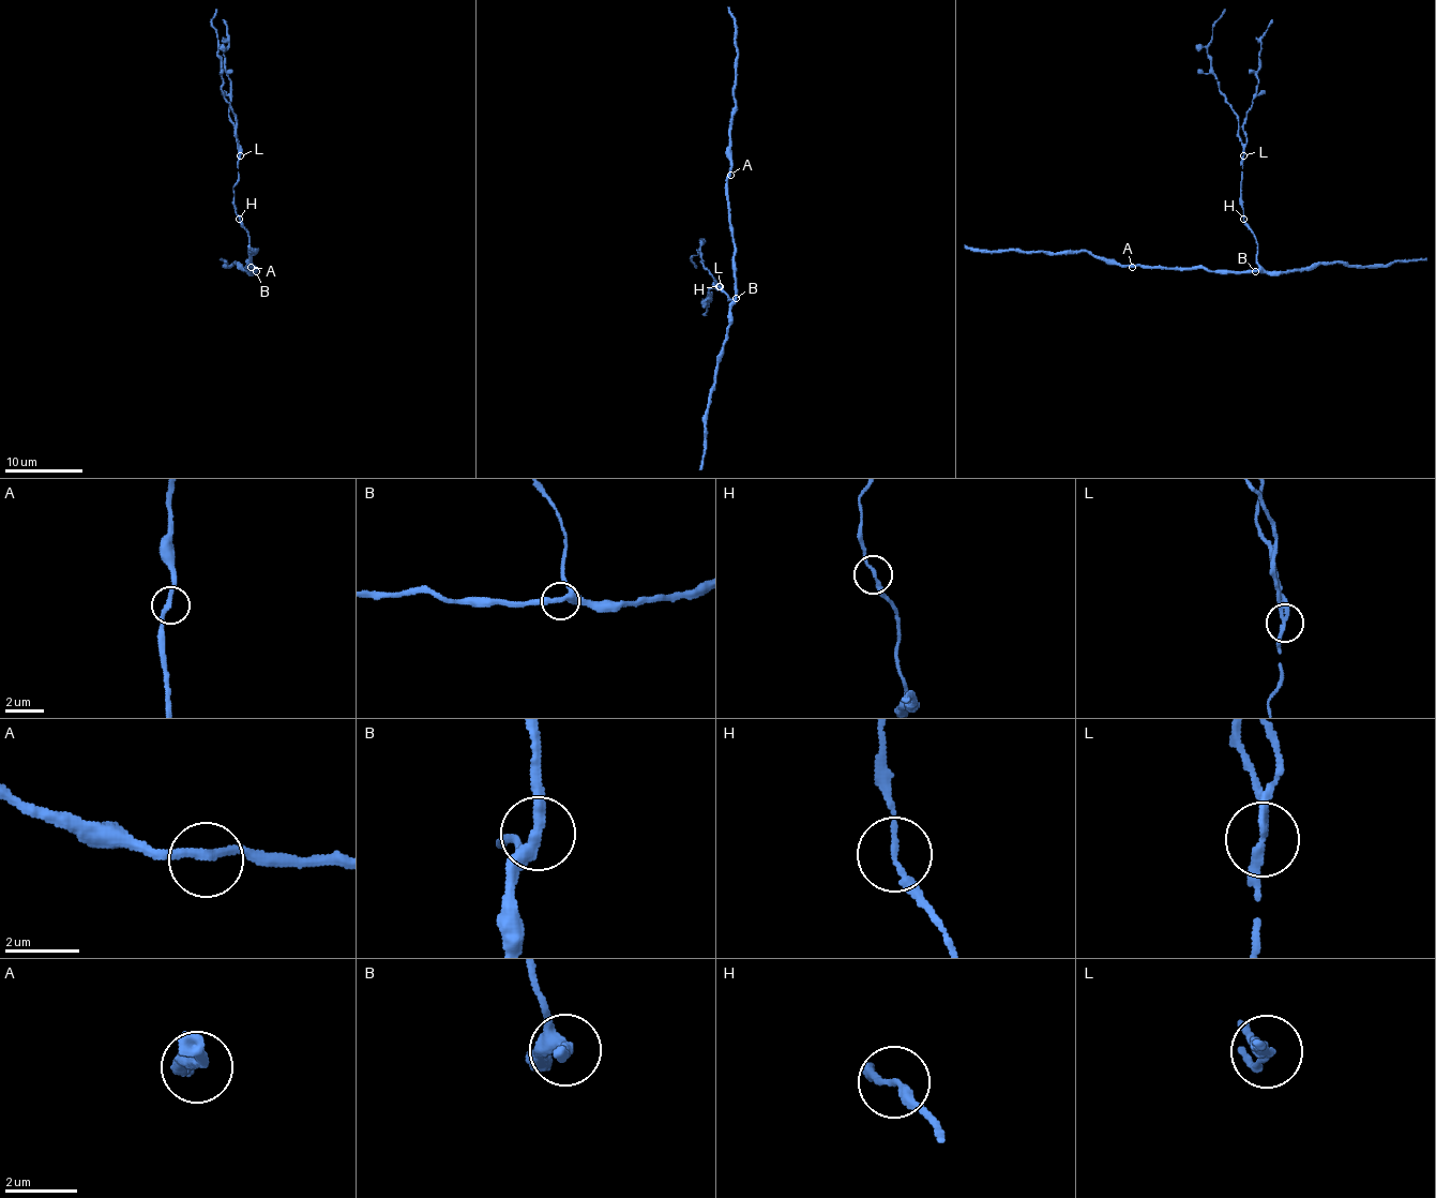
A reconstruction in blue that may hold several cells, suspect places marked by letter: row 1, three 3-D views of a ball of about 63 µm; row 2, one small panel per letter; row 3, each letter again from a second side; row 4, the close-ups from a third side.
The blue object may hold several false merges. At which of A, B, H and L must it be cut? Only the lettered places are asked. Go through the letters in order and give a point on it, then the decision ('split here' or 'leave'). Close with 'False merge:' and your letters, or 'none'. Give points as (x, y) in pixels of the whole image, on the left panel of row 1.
A: at (251, 267); leave
B: at (256, 271); leave
H: at (239, 219); leave
L: at (240, 155); split here
False merge: L

